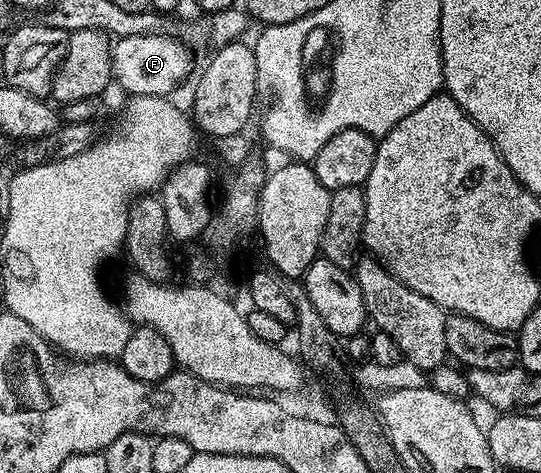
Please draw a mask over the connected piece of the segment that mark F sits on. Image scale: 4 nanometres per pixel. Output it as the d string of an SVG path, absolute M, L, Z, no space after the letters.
M163 33L130 35L119 38L112 46L112 75L115 84L125 89L125 94L141 97L168 97L188 77L192 61L188 49L177 38Z

